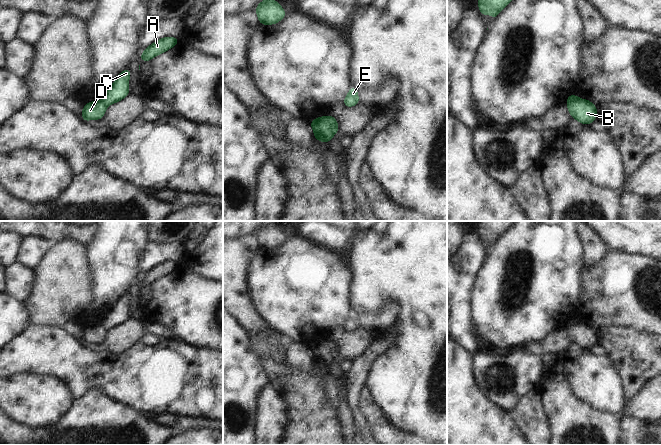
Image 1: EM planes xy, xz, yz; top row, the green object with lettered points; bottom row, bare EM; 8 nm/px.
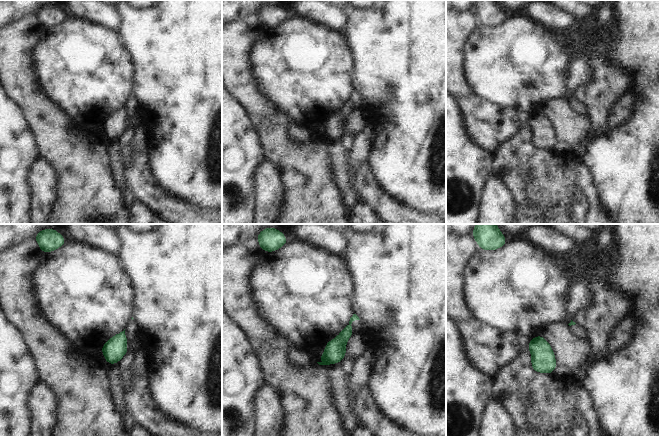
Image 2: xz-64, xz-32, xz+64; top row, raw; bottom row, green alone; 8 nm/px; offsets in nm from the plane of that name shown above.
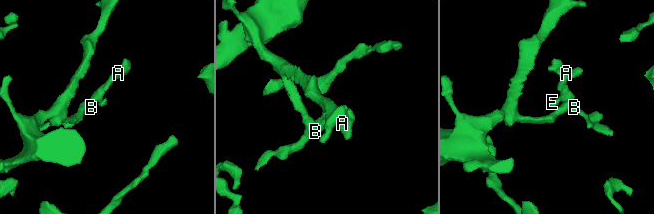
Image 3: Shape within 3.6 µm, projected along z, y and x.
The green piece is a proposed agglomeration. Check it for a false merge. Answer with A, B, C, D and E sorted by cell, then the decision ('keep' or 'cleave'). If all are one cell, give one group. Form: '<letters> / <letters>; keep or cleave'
A C E / B D; cleave

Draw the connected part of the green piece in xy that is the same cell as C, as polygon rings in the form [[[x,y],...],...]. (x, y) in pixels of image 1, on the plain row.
[[[127,291],[117,300],[115,305],[107,311],[102,319],[102,326],[106,330],[117,327],[130,319],[128,310],[130,301],[131,295]]]

